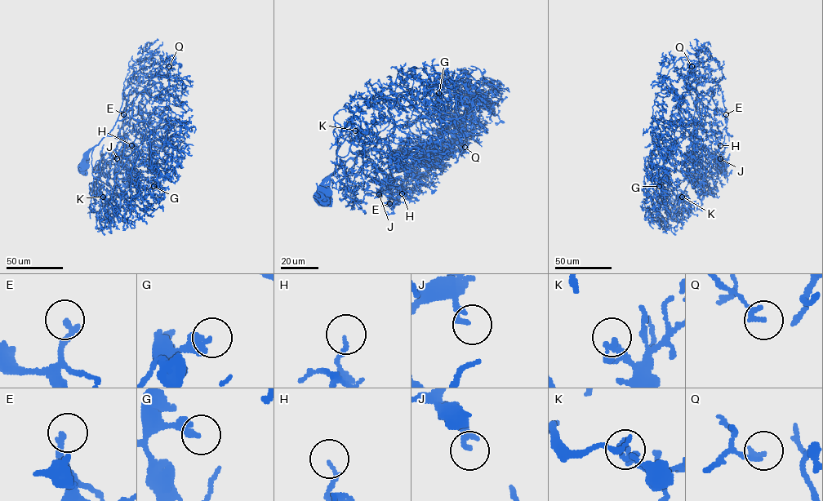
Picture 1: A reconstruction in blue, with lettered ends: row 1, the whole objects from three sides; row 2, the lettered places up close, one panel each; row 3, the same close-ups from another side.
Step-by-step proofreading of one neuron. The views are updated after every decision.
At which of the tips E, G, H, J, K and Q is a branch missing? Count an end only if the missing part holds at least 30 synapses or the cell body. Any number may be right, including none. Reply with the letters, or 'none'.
E

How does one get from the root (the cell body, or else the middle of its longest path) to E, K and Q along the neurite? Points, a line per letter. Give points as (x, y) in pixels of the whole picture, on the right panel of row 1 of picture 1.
E: (719, 166), (695, 133), (697, 90), (690, 85), (688, 89), (698, 95), (713, 95), (714, 104), (726, 114)
K: (719, 166), (705, 148), (689, 169), (678, 170), (697, 161), (696, 172), (676, 188), (682, 201), (682, 197)
Q: (719, 166), (694, 130), (697, 90), (696, 77), (687, 72), (695, 75), (696, 68), (687, 74), (691, 66)

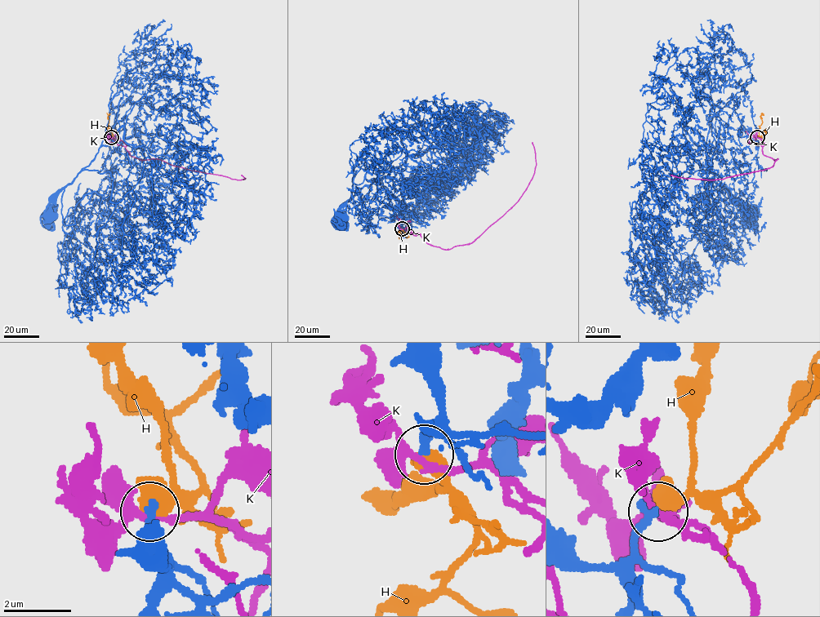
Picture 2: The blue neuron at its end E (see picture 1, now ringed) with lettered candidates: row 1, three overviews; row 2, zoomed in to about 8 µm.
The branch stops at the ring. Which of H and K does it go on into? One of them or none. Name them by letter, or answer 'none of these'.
H

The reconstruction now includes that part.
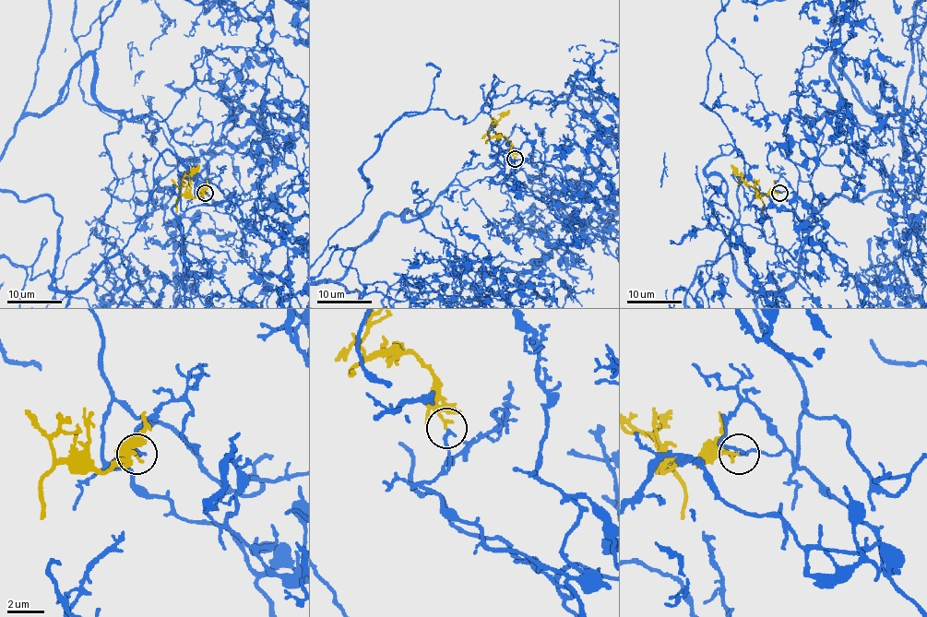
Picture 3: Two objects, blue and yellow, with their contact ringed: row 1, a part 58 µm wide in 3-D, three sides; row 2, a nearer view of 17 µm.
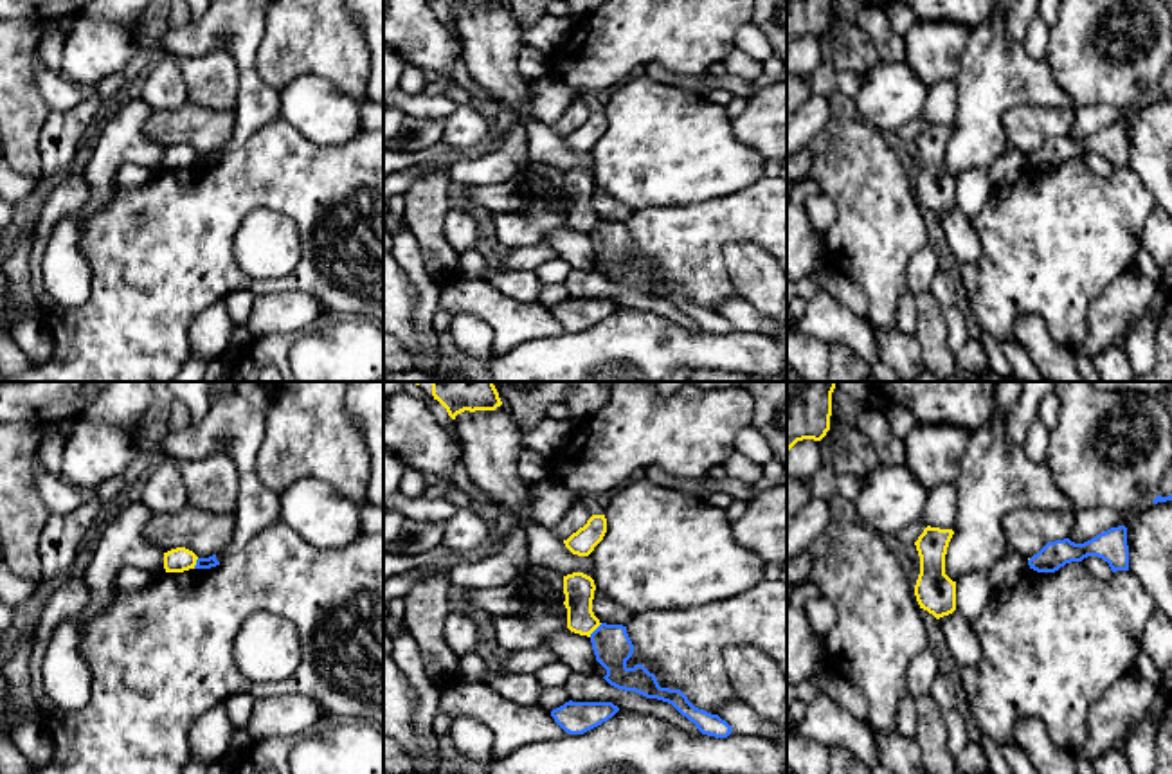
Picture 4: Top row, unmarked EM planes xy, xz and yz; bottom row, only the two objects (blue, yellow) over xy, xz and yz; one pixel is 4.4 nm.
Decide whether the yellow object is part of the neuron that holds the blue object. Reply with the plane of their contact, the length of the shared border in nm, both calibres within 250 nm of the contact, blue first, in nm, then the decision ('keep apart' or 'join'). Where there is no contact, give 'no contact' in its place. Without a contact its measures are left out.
xz | 90 nm | 170/140 nm | keep apart

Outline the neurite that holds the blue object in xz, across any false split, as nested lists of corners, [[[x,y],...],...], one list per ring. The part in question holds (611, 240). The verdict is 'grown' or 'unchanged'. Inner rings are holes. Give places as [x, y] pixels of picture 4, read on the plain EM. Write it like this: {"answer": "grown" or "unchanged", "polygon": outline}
{"answer": "unchanged", "polygon": [[[601,220],[591,230],[591,239],[596,257],[607,266],[603,275],[610,283],[672,301],[702,331],[715,335],[727,335],[731,331],[733,324],[726,317],[695,304],[681,286],[661,284],[655,272],[643,261],[636,261],[634,265],[627,263],[627,257],[634,250],[627,223]]]}

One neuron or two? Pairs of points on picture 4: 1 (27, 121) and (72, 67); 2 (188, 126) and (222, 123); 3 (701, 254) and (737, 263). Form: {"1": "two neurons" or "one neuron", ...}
{"1": "two neurons", "2": "one neuron", "3": "two neurons"}

